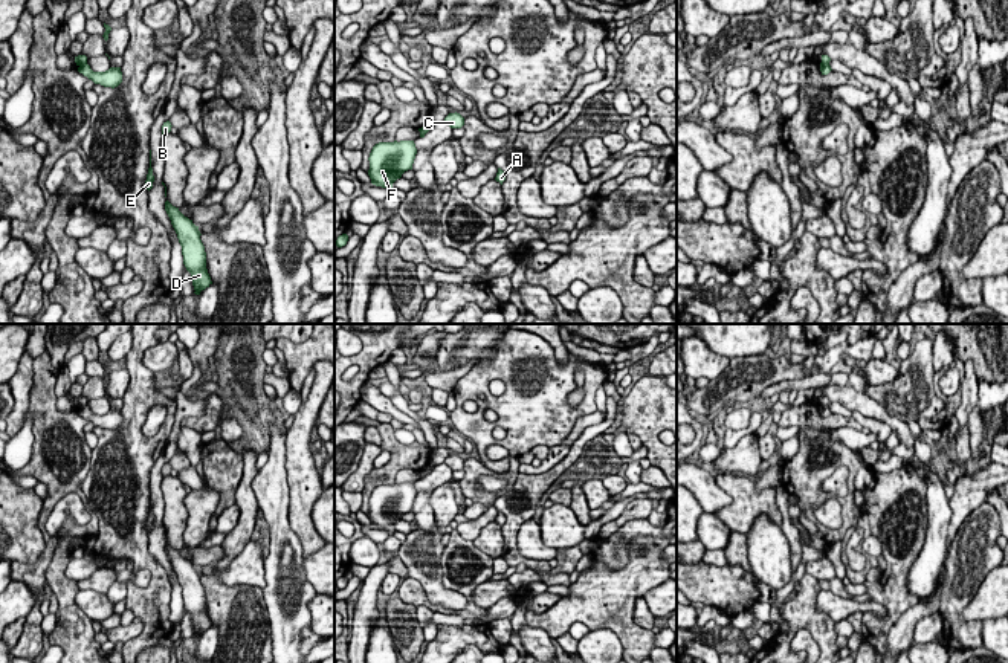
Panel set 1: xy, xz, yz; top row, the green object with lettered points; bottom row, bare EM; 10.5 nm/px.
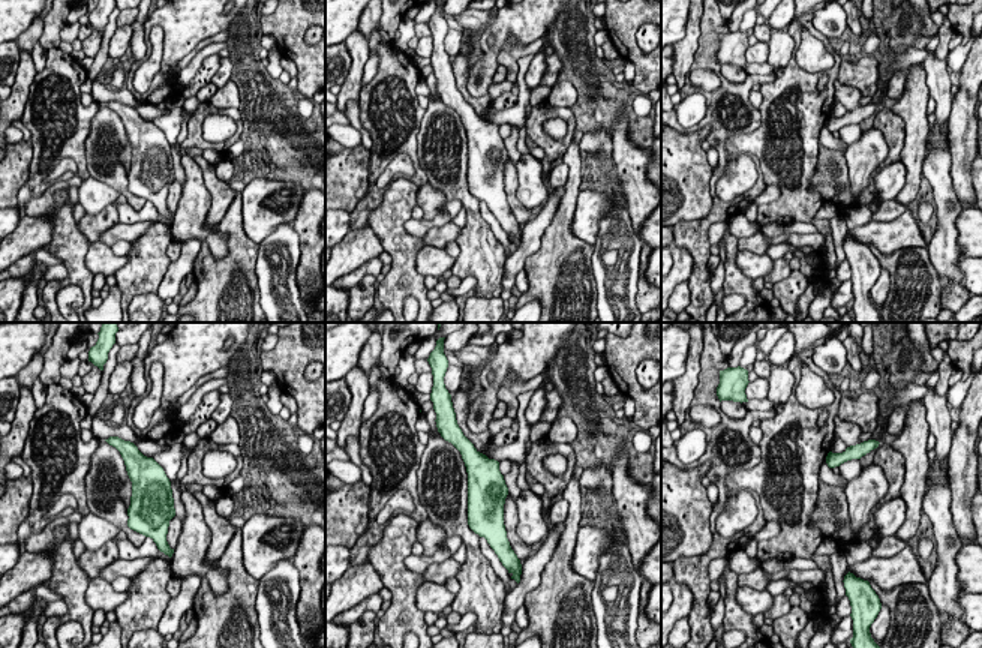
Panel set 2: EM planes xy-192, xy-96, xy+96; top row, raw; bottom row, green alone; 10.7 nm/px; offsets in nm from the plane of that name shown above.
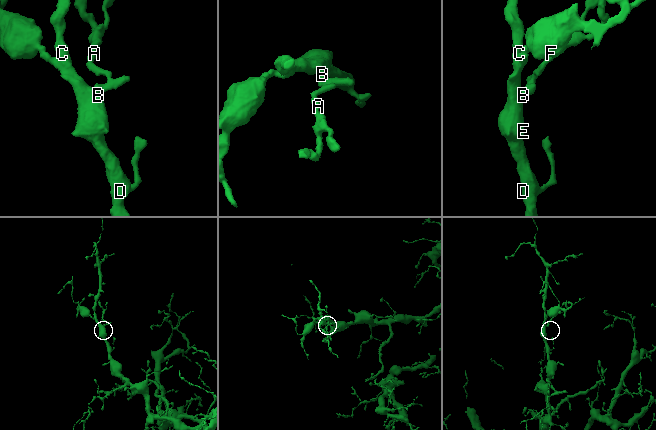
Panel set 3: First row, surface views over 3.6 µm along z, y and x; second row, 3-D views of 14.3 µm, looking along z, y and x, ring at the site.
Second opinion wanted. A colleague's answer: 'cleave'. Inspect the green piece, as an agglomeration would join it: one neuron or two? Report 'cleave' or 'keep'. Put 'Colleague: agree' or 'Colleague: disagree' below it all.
cleave
Colleague: agree

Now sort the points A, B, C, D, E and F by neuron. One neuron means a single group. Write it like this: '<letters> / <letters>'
A B C D E / F

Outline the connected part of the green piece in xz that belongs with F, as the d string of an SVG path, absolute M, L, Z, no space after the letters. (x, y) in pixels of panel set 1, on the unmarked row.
M414 483L376 486L368 500L371 526L393 533L393 526L405 513L412 512L415 496L417 490Z

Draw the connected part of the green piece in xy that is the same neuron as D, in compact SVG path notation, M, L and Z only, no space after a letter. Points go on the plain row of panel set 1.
M168 542L165 544L165 553L171 562L171 567L177 576L182 588L183 606L191 616L194 636L200 637L202 632L212 626L206 611L206 594L200 582L199 568L185 559L179 550L173 548Z

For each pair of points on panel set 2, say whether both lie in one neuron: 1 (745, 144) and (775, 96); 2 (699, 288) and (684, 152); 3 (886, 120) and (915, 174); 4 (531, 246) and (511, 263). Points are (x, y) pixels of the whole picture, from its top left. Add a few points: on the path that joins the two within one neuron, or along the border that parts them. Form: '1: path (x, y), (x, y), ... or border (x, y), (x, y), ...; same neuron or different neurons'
1: path (757, 135), (765, 128), (769, 108); same neuron
2: border (711, 189), (711, 209), (699, 219), (676, 224); different neurons
3: border (895, 114), (904, 131), (898, 159); different neurons
4: path (526, 249), (516, 260); same neuron

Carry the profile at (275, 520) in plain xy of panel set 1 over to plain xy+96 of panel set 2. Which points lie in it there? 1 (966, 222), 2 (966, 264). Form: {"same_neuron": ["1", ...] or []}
{"same_neuron": []}

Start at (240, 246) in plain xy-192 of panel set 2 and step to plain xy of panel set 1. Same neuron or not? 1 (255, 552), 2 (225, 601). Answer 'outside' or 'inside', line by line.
1: outside
2: inside

